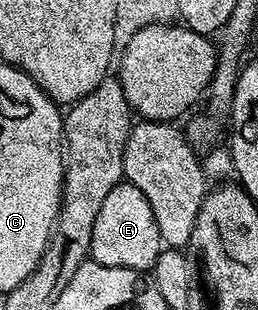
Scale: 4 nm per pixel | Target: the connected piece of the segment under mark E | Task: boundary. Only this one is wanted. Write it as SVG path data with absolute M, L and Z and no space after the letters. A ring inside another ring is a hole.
M121 182L106 194L102 207L98 210L98 218L94 218L92 241L90 242L91 259L102 266L122 266L126 270L134 270L145 274L151 273L152 267L162 251L162 241L154 212L146 195L138 187Z

